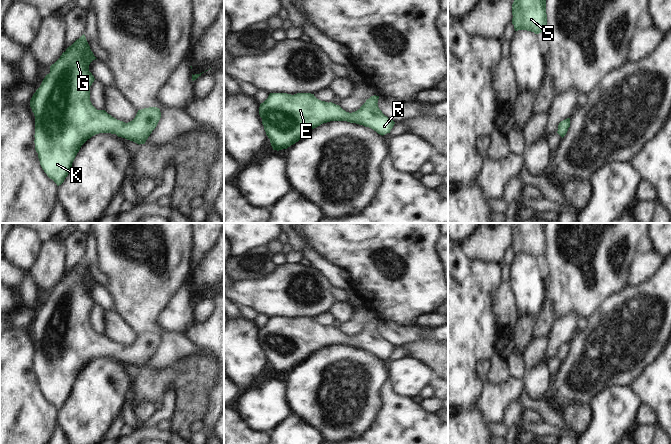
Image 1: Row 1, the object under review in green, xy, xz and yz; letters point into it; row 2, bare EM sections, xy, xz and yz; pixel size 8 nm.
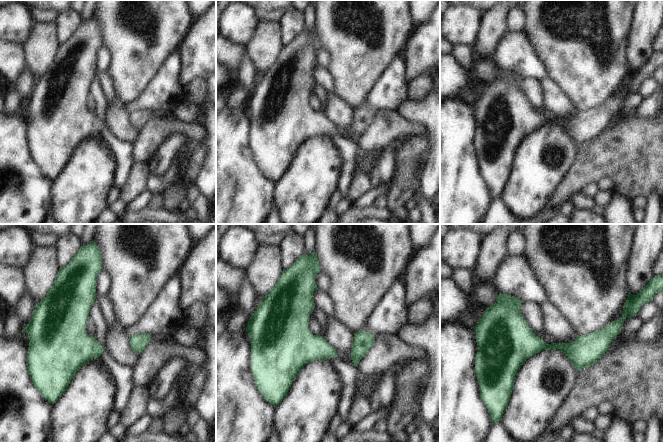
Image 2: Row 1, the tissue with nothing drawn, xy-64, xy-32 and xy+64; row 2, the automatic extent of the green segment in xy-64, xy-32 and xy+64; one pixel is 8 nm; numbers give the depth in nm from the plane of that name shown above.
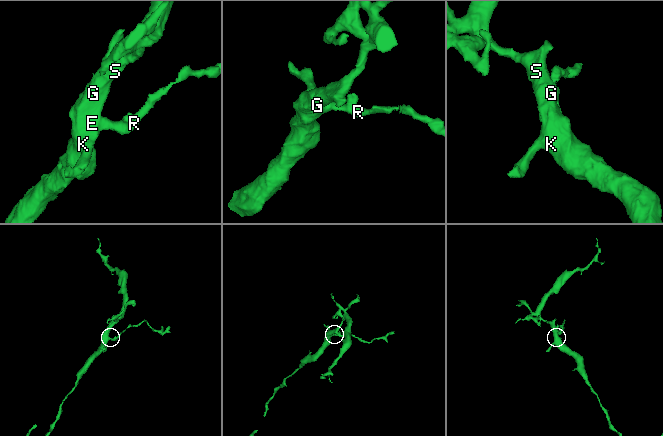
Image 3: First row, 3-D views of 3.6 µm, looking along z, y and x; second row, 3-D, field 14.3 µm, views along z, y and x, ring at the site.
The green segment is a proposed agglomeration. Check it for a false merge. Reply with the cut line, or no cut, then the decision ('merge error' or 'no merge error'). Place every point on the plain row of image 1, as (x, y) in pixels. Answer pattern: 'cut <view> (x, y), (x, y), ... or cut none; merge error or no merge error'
cut none; no merge error

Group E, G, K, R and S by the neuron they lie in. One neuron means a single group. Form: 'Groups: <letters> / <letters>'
Groups: E G K R S.

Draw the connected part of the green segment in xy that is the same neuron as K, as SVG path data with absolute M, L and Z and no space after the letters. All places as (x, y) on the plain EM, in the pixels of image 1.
M83 258L50 290L50 297L30 324L35 340L35 374L42 393L57 410L64 406L81 370L92 360L111 357L139 369L145 368L161 342L157 331L138 334L135 342L128 347L117 344L105 334L97 334L90 325L90 310L95 302L89 295L89 289L95 283Z

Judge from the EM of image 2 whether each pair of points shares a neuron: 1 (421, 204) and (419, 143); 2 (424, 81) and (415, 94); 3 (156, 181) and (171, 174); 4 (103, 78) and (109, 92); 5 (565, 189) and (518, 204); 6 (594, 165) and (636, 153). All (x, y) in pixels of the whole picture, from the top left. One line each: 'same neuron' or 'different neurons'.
1: different neurons
2: same neuron
3: same neuron
4: same neuron
5: different neurons
6: same neuron

